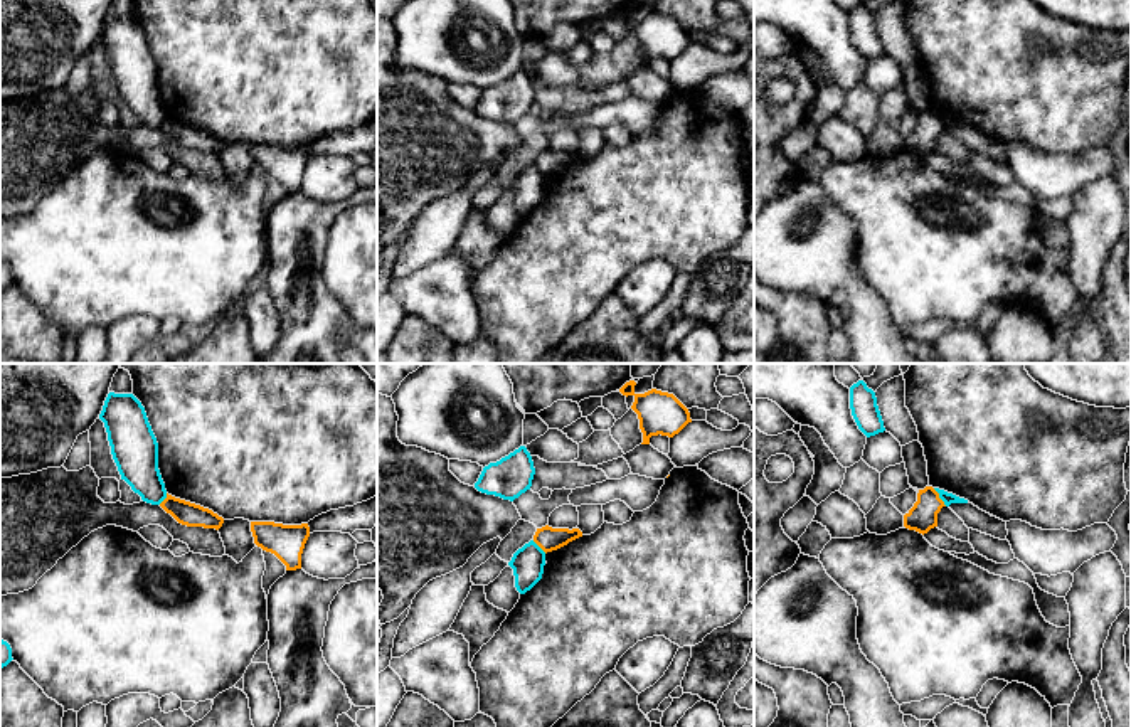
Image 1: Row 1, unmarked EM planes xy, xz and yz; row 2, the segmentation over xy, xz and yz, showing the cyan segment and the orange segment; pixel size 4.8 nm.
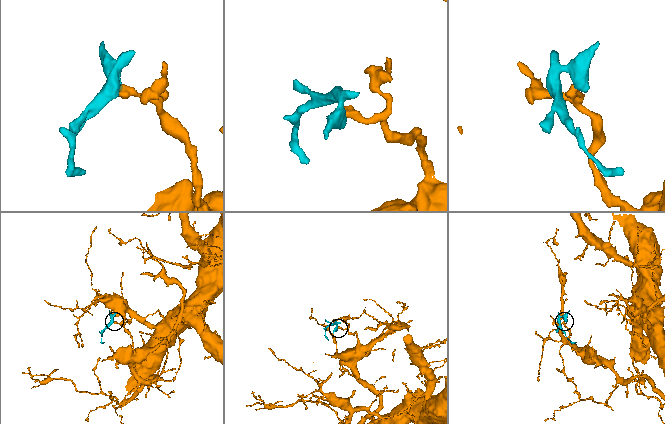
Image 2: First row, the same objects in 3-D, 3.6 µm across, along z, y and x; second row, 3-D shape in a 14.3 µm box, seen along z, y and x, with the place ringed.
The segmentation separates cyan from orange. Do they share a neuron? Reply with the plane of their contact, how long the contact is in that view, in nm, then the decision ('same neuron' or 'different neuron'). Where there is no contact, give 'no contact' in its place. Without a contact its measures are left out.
yz | 110 nm | different neuron

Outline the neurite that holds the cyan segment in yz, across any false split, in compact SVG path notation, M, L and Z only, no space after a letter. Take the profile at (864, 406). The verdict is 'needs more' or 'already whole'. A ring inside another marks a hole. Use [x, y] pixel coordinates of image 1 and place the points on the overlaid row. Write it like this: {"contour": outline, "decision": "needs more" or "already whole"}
{"contour": "M863 380L850 387L850 409L858 429L867 438L885 431L875 392Z", "decision": "already whole"}

